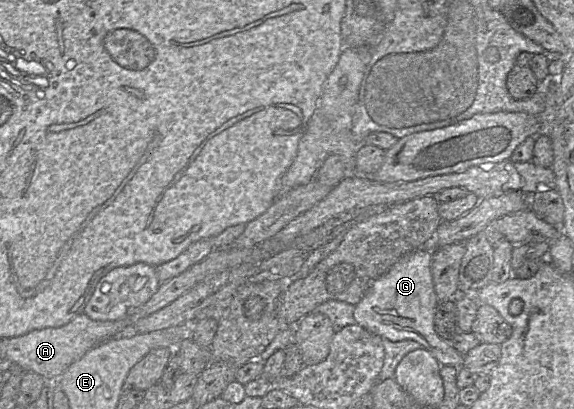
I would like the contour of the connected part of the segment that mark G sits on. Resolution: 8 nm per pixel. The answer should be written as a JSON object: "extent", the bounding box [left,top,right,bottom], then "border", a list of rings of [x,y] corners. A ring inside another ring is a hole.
{"extent":[354,248,464,368],"border":[[[425,248],[417,249],[399,260],[387,273],[373,282],[361,301],[355,306],[354,319],[367,331],[392,342],[414,340],[428,350],[442,366],[460,368],[463,366],[464,355],[439,337],[435,331],[434,317],[438,299],[433,285],[431,261],[432,251]]]}

